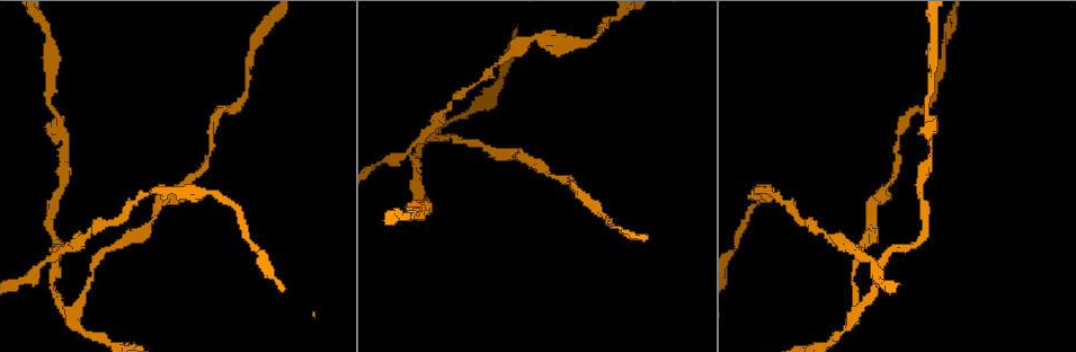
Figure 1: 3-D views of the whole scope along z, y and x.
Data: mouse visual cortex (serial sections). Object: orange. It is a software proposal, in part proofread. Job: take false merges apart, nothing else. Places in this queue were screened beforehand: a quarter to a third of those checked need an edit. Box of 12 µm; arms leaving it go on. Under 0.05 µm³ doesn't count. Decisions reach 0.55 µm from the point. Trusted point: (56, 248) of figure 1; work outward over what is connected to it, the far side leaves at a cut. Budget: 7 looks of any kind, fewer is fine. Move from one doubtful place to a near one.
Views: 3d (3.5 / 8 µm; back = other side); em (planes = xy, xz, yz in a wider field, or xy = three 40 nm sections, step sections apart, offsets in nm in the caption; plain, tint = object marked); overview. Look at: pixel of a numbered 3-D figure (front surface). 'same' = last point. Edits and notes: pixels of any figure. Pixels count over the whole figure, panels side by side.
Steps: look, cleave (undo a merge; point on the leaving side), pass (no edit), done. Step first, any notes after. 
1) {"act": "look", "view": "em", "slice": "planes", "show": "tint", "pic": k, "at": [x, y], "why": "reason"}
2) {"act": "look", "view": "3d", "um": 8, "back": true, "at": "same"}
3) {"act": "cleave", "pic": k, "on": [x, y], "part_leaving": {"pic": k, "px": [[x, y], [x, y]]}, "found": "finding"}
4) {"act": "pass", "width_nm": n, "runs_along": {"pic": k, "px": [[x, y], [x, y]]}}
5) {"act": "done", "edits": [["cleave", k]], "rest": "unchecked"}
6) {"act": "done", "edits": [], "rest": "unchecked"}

{"act": "look", "view": "3d", "um": 3.5, "back": true, "pic": 1, "at": [433, 135], "why": "three-way junction"}

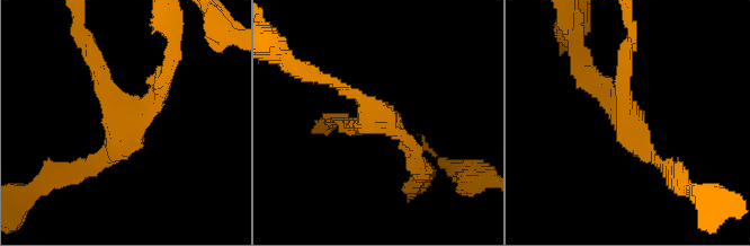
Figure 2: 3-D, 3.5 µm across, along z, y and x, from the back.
{"act": "look", "view": "em", "slice": "xy", "step": 1, "show": "tint", "pic": 2, "at": [627, 119], "arms": 3, "arm_widths_nm": [200, 200, 200]}

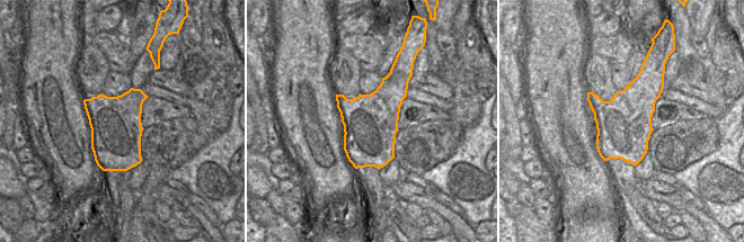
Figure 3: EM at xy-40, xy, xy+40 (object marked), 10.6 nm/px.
{"act": "pass", "runs_along": {"pic": 2, "px": [[417, 161], [382, 121], [344, 121]]}, "found": "one cell here"}

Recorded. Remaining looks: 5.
{"act": "look", "view": "3d", "um": 3.5, "pic": 1, "at": [69, 138], "why": "calibre changes"}

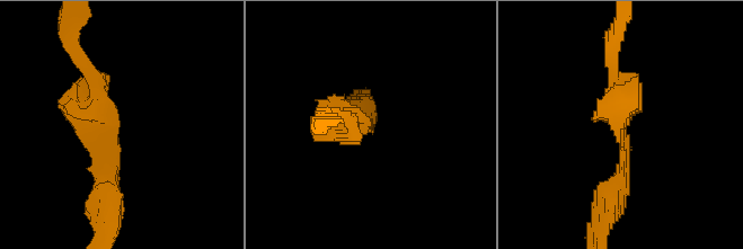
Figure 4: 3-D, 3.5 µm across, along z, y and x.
{"act": "look", "view": "em", "slice": "xy", "step": 2, "show": "tint", "pic": 4, "at": [622, 132], "why": "now the EM"}

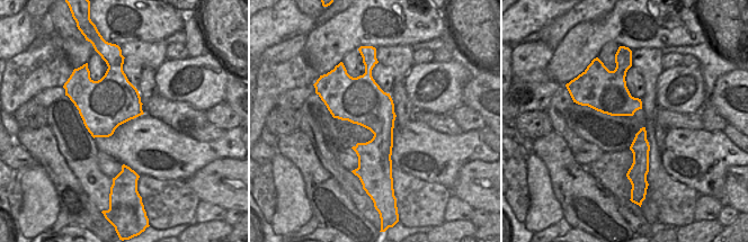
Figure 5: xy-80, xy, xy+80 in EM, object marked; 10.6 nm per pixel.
{"act": "pass", "width_nm": 480, "runs_along": {"pic": 4, "px": [[108, 201], [115, 139], [87, 67]]}, "found": "continuous, no second cell"}

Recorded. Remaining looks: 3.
{"act": "look", "view": "3d", "um": 8, "pic": 1, "at": [949, 34], "why": "thin neck"}

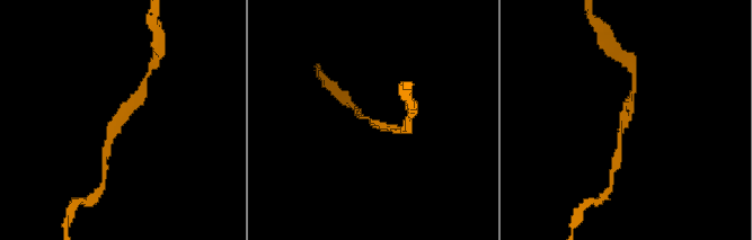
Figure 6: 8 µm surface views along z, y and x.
{"act": "look", "view": "3d", "um": 3.5, "pic": 6, "at": [116, 125]}

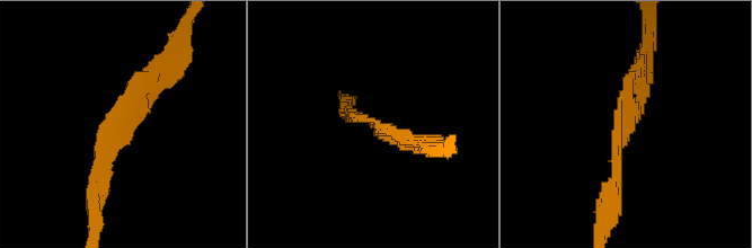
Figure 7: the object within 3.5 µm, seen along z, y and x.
{"act": "look", "view": "em", "slice": "xy", "step": 2, "show": "tint", "pic": 7, "at": [623, 127]}

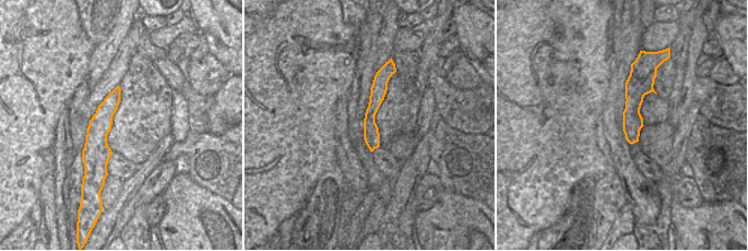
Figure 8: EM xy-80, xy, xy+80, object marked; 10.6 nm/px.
{"act": "pass", "runs_along": {"pic": 7, "px": [[97, 191], [100, 139], [167, 73]]}, "found": "continuous, no second cell"}

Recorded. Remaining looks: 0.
{"act": "done", "edits": [], "rest": "unchecked"}

